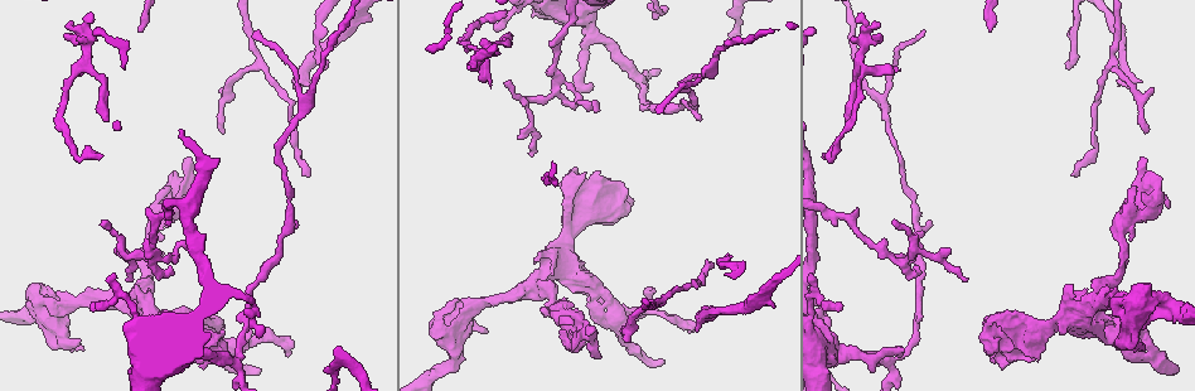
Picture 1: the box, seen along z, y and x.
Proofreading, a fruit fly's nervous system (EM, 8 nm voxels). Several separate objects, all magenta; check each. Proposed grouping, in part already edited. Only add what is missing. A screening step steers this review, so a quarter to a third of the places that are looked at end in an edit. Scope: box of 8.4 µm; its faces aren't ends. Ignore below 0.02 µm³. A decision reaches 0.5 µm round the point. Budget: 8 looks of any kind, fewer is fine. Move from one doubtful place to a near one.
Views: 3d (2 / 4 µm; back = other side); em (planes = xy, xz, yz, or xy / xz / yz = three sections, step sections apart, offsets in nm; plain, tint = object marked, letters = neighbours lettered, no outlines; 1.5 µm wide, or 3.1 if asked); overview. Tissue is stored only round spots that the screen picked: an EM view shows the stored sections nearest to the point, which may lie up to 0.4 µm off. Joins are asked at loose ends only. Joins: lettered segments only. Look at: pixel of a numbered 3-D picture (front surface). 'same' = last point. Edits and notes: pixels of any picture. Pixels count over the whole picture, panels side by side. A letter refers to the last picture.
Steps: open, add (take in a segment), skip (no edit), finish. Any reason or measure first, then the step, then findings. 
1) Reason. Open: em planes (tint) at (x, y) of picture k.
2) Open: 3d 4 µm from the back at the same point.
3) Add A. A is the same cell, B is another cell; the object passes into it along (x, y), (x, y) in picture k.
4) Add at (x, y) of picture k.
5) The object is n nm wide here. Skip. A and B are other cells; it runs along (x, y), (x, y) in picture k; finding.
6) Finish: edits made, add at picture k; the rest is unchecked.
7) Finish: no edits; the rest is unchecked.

An open end. Open: 3d 4 µm at (224, 129) of picture 1.

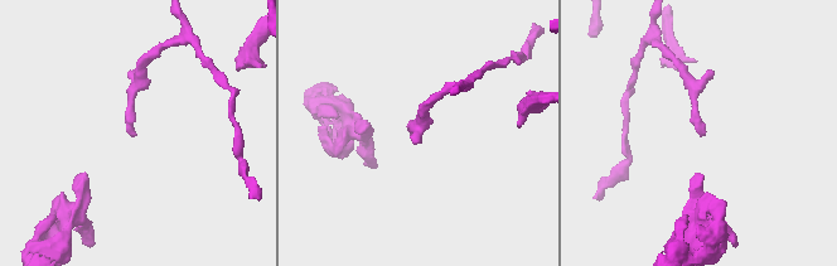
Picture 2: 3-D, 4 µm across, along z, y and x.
Need the tissue. Open: em xy step 4 (letters) at (700, 133) of picture 2.

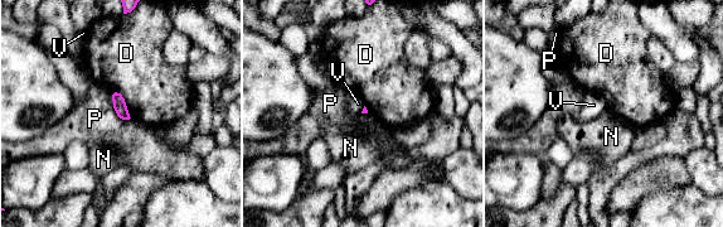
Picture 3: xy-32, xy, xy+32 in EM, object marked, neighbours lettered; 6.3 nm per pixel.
Skip. D, N, P and V are other cells; no lettered segment goes on from it.

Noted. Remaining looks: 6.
Open: 3d 2 µm at (697, 328) of picture 1.

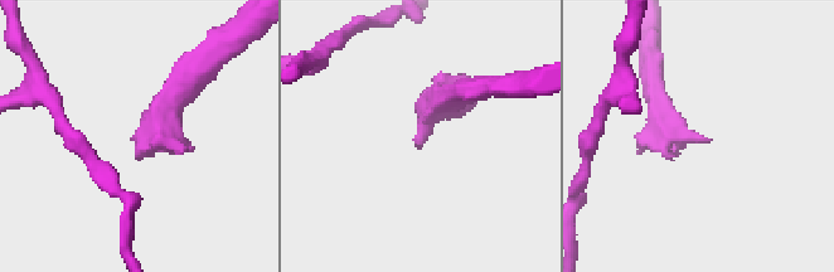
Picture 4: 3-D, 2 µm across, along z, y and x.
Open: em planes (letters) at (708, 143) of picture 4.

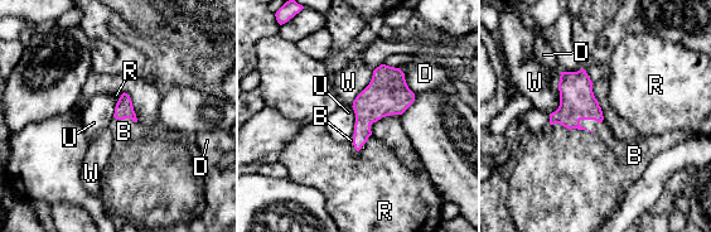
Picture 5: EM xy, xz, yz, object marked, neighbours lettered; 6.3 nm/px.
The object is 110 nm wide here. Add B. B is the same cell, D, R, U and W are other cells; the object passes into it along (578, 102), (590, 119), (603, 131) in picture 5; it goes on there.

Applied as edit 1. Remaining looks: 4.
An open end. Open: em yz step 4 (tint) at (897, 71) of picture 1.

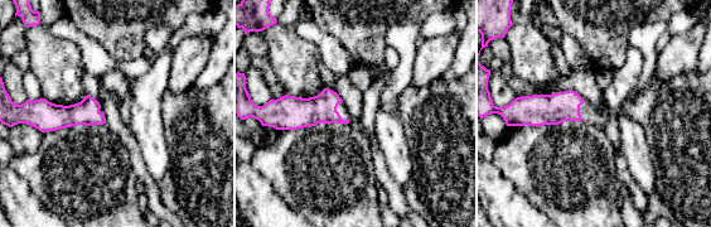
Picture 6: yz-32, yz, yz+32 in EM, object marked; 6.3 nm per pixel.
Another direction. Open: em planes (letters) at the same point.

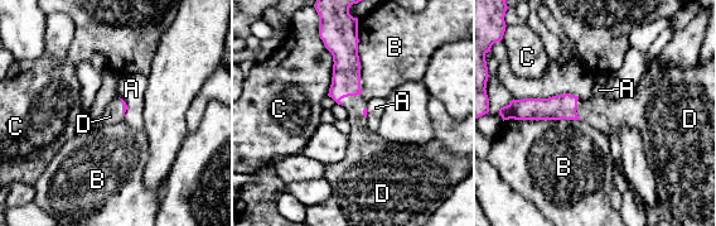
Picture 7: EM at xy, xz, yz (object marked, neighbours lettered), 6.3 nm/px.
Add D. D is the same cell, A, B and C are other cells; the object passes into it along (346, 81), (349, 95), (354, 105) in picture 7; the cell continues.

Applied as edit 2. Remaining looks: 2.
Finish: edits made, add at picture 5, add at picture 7; the rest is unchecked.

